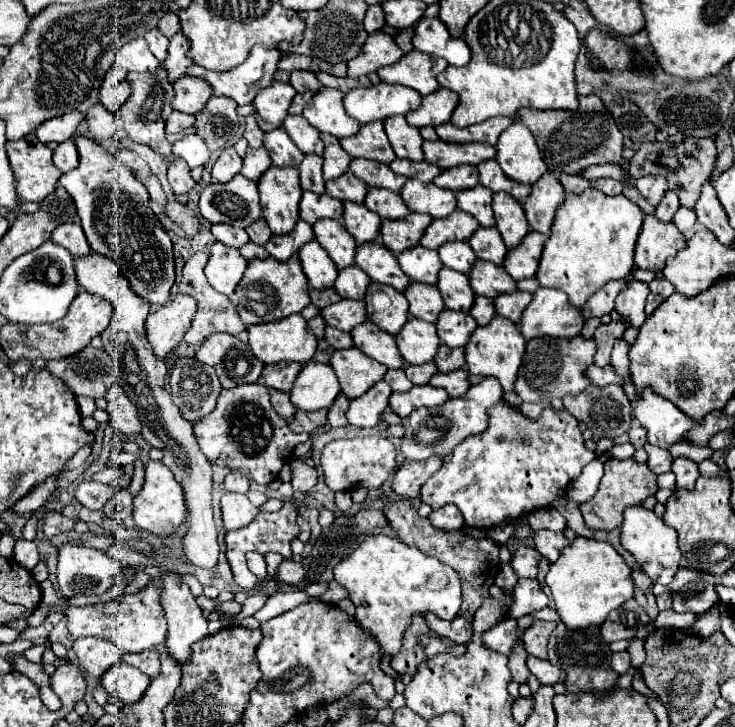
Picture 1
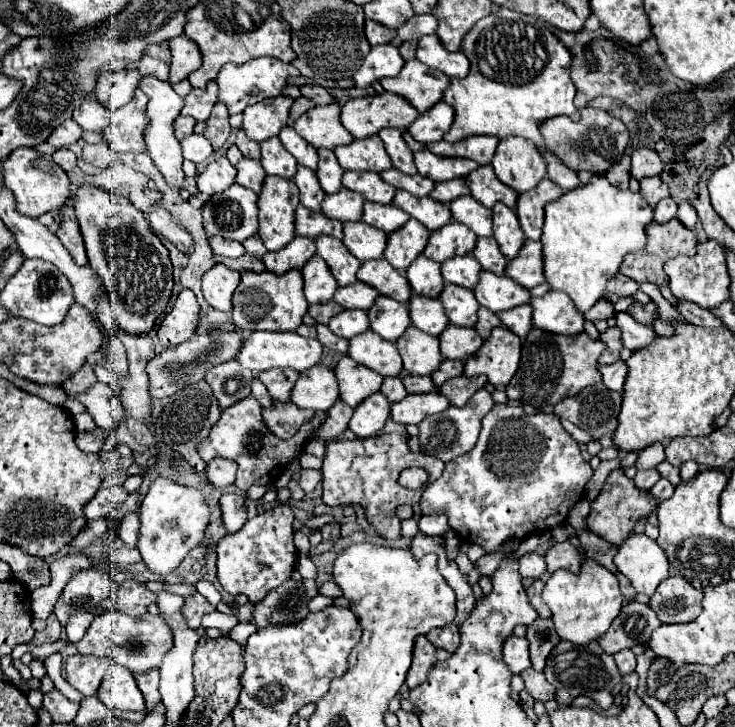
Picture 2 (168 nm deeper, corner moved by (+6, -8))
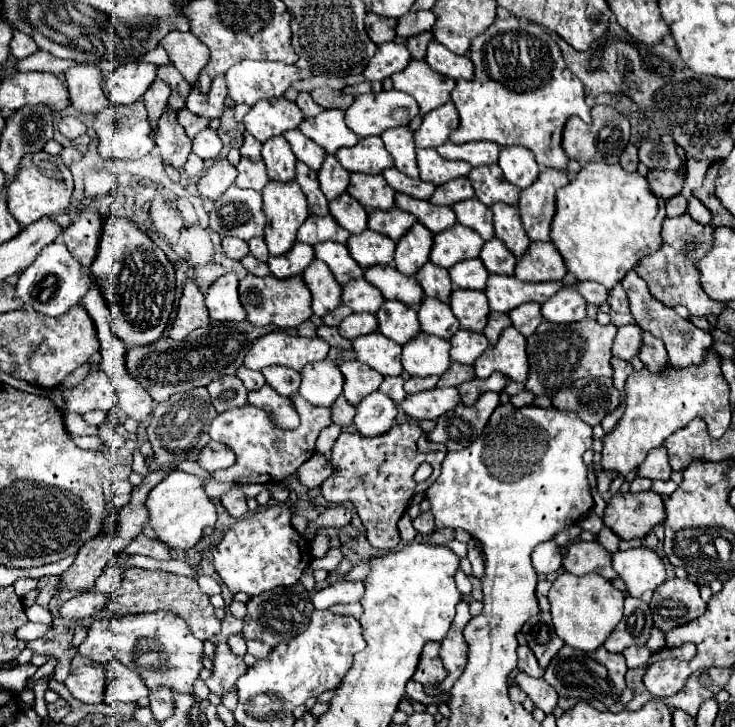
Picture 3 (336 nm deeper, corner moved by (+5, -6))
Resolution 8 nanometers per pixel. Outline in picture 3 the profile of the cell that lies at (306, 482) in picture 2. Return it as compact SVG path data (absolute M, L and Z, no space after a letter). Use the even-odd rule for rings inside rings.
M313 454L305 464L299 466L297 478L303 486L307 488L317 488L321 486L323 480L327 480L333 474L333 466L323 454Z

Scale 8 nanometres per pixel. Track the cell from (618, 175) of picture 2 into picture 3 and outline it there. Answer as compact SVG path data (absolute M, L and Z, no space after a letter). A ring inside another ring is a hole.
M629 144L629 146L625 148L625 152L621 154L621 160L619 160L619 164L621 164L623 168L627 168L627 172L635 172L635 170L637 170L637 164L639 164L637 146Z

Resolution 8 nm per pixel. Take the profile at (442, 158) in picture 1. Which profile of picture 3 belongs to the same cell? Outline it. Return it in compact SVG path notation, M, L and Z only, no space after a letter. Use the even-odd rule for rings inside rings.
M435 148L417 150L417 164L419 178L425 182L433 182L435 186L441 186L459 176L467 176L471 170L471 164L467 162L451 162L441 158Z

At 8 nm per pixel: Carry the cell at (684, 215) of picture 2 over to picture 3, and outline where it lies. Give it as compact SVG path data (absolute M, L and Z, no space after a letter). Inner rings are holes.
M695 196L689 198L689 208L687 208L689 216L695 220L695 222L701 222L701 224L711 224L711 212L703 206L701 200L697 200Z

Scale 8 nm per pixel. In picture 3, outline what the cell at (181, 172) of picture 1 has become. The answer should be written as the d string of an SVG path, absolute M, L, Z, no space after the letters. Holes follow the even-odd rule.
M167 108L159 120L155 144L159 148L163 162L173 164L175 168L181 168L187 162L187 156L191 154L191 138L183 132L171 108Z

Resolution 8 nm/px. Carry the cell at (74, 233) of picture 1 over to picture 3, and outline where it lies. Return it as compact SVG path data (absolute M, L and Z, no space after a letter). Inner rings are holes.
M81 212L77 220L61 234L61 240L67 244L69 252L87 268L97 256L99 232L103 232L103 220L105 216L99 212Z

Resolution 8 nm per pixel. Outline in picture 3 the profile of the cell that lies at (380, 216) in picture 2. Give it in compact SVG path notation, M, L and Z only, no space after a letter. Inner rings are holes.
M399 208L391 210L371 210L369 212L369 230L381 232L389 236L391 240L399 240L403 234L409 232L409 228L417 222L417 218L409 212L403 212Z

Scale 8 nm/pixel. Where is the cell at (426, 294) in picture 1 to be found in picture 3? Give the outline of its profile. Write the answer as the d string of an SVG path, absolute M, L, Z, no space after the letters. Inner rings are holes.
M423 298L417 312L419 312L421 328L425 334L433 334L433 336L449 340L459 330L459 322L455 314L451 312L451 306L441 300Z

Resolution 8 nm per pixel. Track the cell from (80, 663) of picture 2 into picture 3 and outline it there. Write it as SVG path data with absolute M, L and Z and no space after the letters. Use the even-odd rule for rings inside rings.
M101 664L79 666L65 680L71 696L85 704L101 704L105 692L105 670Z

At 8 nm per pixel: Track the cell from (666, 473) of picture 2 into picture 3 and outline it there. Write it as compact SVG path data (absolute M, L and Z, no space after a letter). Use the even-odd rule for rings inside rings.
M663 446L653 448L647 454L645 462L637 468L637 476L645 476L645 478L651 478L651 480L669 480L671 466L669 466L669 460L667 460L667 450Z

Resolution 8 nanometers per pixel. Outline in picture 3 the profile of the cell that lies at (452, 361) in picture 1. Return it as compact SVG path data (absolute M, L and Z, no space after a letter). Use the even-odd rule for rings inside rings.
M453 362L451 368L439 378L439 388L443 386L461 386L463 382L469 382L475 378L475 372L473 372L473 366L465 366L465 364L457 364Z

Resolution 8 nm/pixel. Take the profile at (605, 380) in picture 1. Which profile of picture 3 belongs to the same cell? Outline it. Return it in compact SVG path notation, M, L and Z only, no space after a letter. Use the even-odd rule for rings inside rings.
M613 358L611 364L613 364L613 370L615 370L613 384L615 384L615 388L619 388L619 392L623 392L625 380L633 374L633 366L629 362L625 362L625 360L619 360L619 358Z

